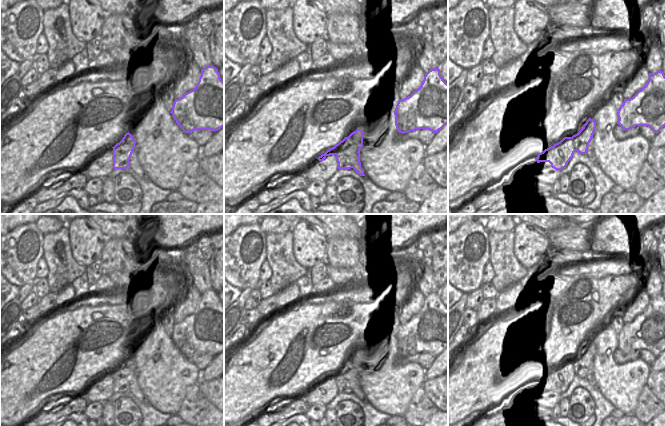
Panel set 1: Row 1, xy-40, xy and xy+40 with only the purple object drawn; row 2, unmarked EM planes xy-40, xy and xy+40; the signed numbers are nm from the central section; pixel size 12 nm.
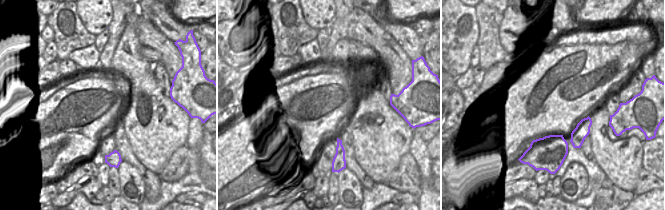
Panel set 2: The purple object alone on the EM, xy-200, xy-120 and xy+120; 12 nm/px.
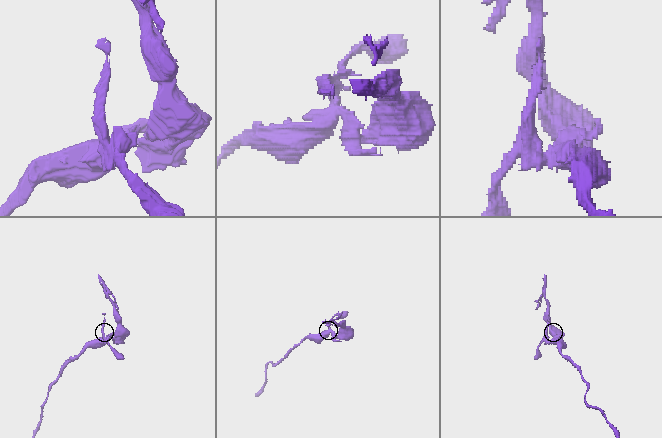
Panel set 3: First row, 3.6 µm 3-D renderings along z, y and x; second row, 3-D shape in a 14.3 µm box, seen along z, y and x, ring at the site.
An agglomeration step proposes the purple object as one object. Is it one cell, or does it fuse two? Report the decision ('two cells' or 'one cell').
two cells

